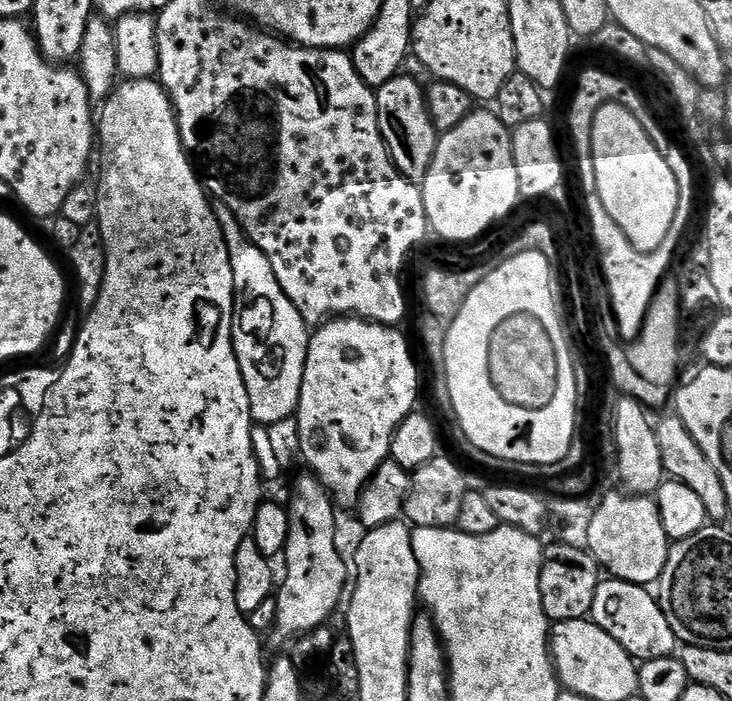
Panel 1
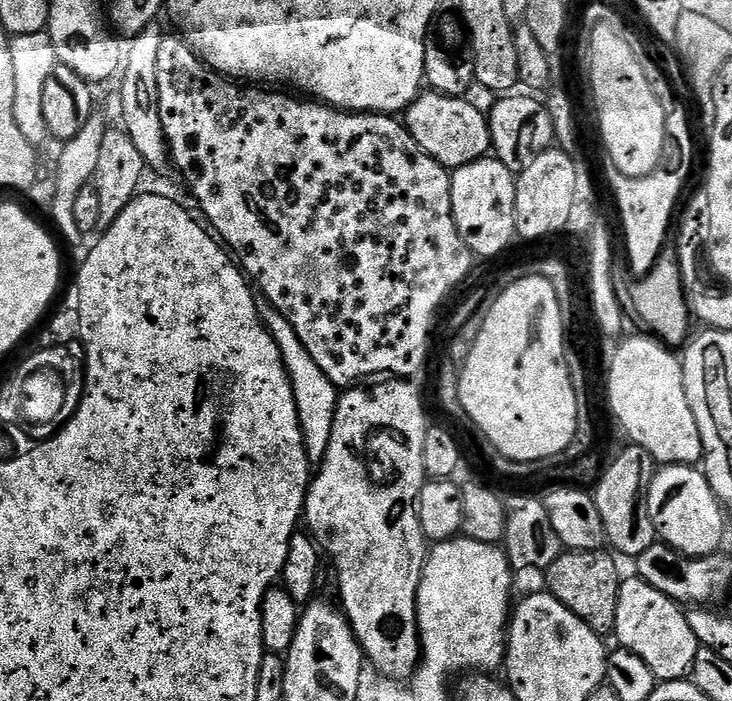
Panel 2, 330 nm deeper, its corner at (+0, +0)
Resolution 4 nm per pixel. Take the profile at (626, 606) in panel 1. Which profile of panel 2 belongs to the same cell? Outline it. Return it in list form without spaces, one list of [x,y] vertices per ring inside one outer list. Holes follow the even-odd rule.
[[[639,578],[625,579],[620,586],[618,594],[618,618],[616,619],[615,639],[618,638],[619,647],[628,652],[638,654],[646,666],[655,674],[657,681],[667,682],[670,680],[685,679],[691,673],[692,663],[701,648],[694,630],[690,630],[690,622],[685,609],[677,601],[672,600],[666,594],[654,590],[646,581]]]

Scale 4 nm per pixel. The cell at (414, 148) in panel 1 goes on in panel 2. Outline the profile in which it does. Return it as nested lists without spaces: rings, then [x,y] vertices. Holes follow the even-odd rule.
[[[421,91],[416,101],[406,109],[402,123],[418,142],[420,149],[449,170],[483,160],[492,152],[492,139],[487,115],[474,110],[459,96],[443,96],[441,92]]]

